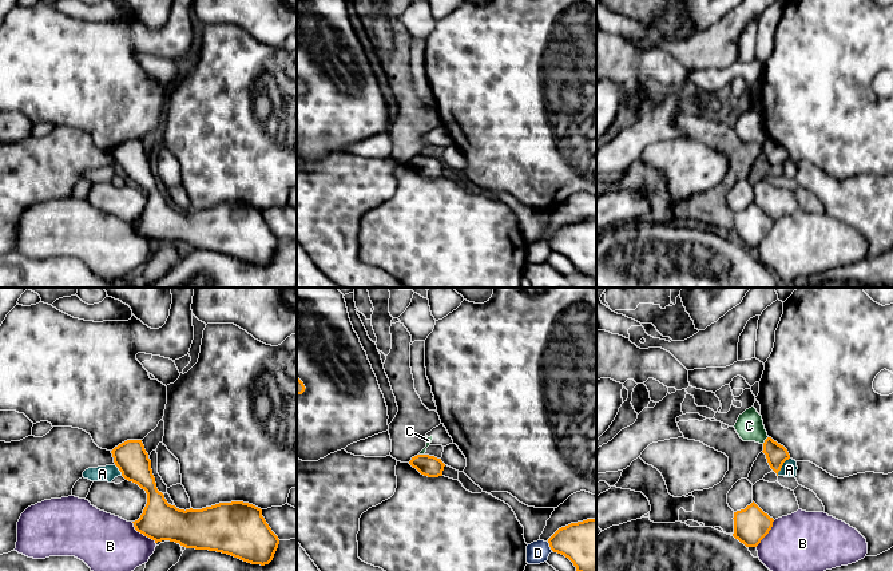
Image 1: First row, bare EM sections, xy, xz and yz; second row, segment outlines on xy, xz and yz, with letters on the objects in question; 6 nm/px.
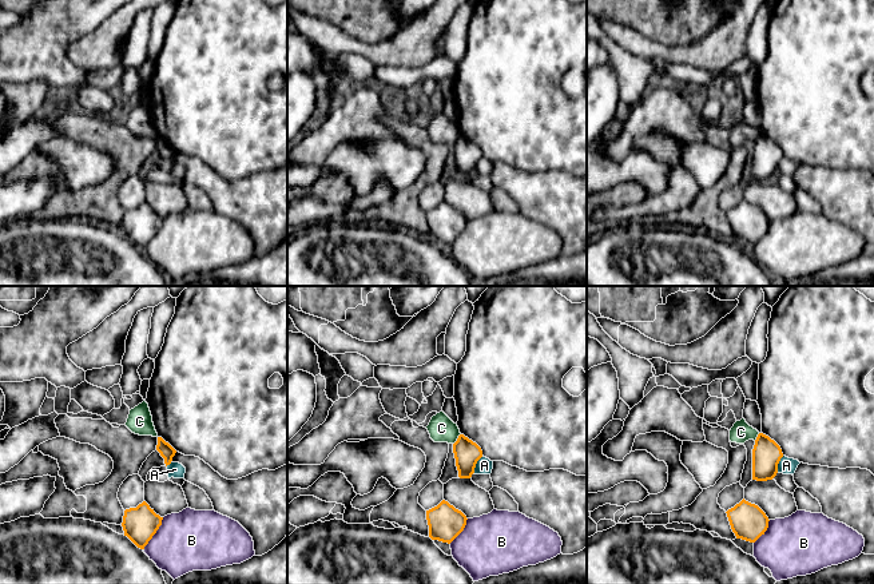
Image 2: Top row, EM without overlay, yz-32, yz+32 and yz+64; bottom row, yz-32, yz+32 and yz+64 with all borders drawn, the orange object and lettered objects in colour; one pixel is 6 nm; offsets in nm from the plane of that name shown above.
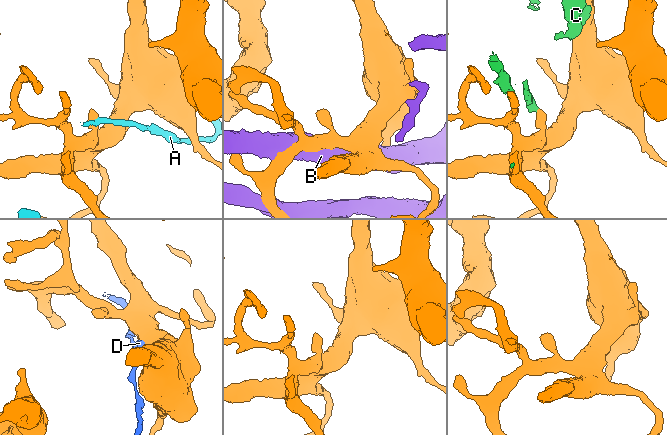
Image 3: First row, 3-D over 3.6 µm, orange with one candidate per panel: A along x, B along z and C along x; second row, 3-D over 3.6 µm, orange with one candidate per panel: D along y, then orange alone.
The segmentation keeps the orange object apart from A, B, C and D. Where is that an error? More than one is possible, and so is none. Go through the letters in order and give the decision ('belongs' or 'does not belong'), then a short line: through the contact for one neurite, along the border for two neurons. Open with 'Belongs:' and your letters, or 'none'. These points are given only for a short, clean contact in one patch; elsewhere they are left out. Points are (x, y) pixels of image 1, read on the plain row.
Belongs: none
A: does not belong
B: does not belong
C: does not belong
D: does not belong

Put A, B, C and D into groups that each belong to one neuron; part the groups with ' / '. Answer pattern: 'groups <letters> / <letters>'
groups A / B / C / D

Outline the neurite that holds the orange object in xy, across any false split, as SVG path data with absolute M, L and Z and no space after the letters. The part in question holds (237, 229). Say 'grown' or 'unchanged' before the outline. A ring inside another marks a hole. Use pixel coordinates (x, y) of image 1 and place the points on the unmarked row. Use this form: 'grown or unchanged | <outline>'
unchanged | M127 140L111 154L122 177L147 194L143 214L132 222L138 233L155 243L170 241L186 249L227 254L251 265L265 266L273 261L279 239L261 209L231 202L202 210L179 210L158 191L142 140Z

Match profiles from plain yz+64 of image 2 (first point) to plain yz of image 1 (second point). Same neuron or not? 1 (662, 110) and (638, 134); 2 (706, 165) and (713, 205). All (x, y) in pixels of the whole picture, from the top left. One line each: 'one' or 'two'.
1: one
2: two

